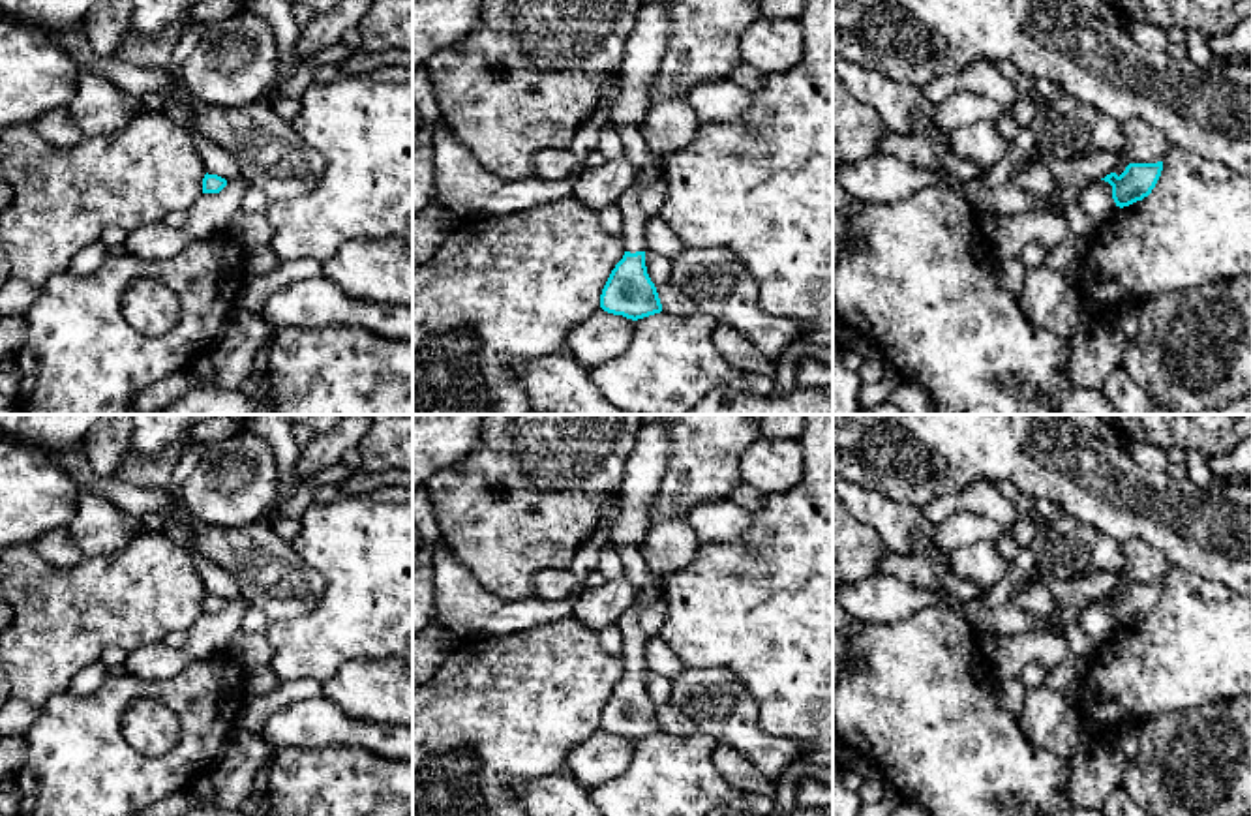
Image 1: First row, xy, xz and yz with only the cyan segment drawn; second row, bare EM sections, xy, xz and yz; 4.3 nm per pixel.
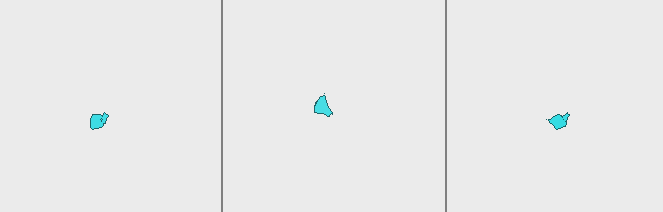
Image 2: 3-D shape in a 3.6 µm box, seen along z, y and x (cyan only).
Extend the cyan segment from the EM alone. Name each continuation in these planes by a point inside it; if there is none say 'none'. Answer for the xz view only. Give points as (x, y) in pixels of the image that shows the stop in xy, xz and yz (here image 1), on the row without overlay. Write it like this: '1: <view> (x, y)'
1: xz (634, 638)

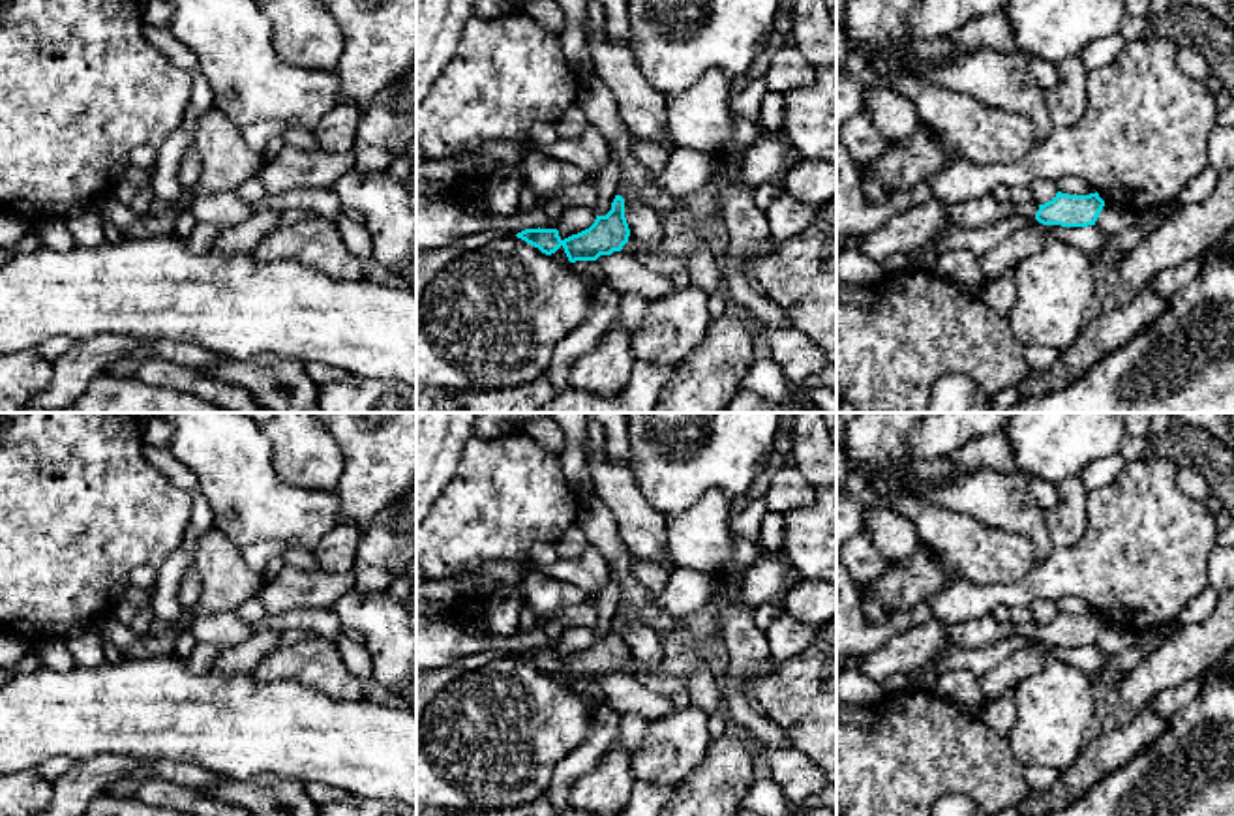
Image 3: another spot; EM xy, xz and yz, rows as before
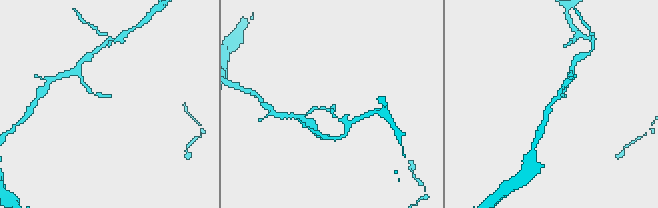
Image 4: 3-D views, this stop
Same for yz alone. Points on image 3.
1: yz (983, 631)

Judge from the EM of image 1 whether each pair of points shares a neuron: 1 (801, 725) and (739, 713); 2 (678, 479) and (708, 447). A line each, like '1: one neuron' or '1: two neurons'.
1: two neurons
2: one neuron

